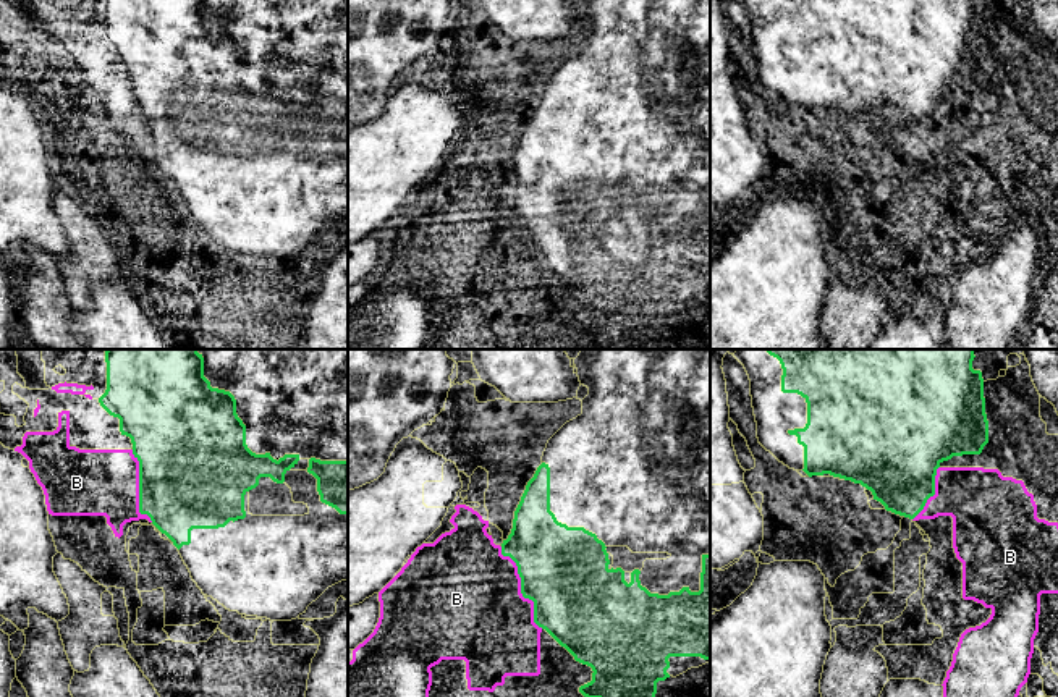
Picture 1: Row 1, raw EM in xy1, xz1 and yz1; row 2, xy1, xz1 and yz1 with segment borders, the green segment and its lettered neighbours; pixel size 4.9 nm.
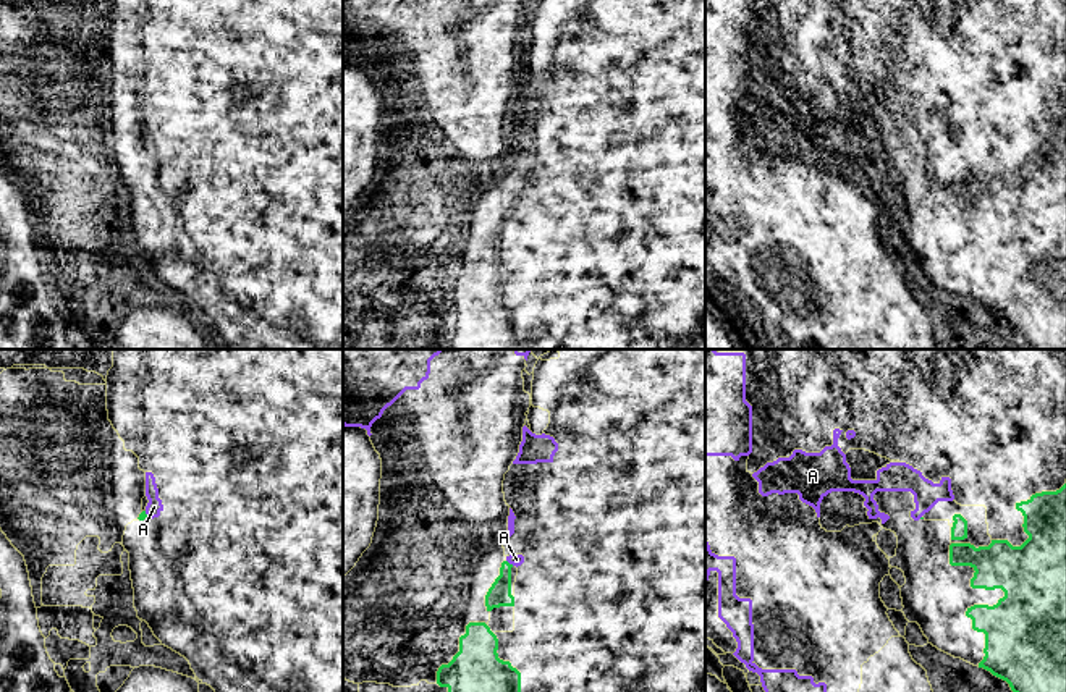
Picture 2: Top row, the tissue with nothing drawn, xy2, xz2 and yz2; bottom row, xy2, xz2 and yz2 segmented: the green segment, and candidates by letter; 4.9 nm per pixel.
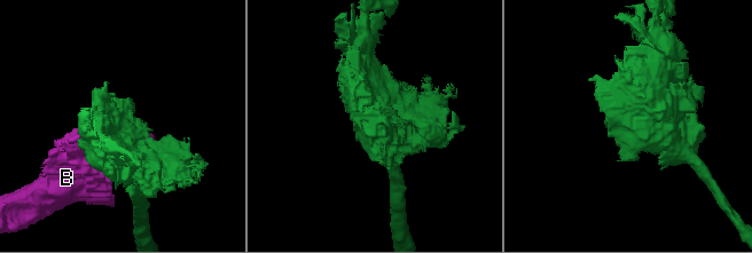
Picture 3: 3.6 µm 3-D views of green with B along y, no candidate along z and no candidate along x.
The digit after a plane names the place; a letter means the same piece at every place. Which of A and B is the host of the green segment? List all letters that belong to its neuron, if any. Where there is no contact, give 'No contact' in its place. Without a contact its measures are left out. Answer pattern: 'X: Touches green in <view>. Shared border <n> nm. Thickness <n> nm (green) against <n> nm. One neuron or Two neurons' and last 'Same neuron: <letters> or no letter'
A: Touches green in xz2. Shared border 50 nm. Thickness 110 nm (green) against 60 nm. Two neurons
B: Touches green in xz1. Shared border 460 nm. Thickness 440 nm (green) against 500 nm. Two neurons
Same neuron: no letter

